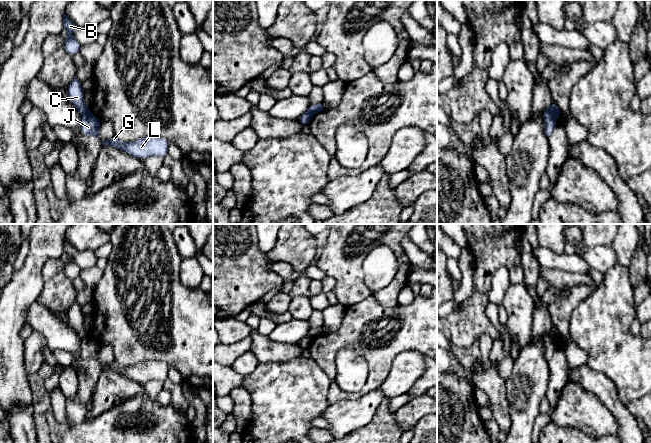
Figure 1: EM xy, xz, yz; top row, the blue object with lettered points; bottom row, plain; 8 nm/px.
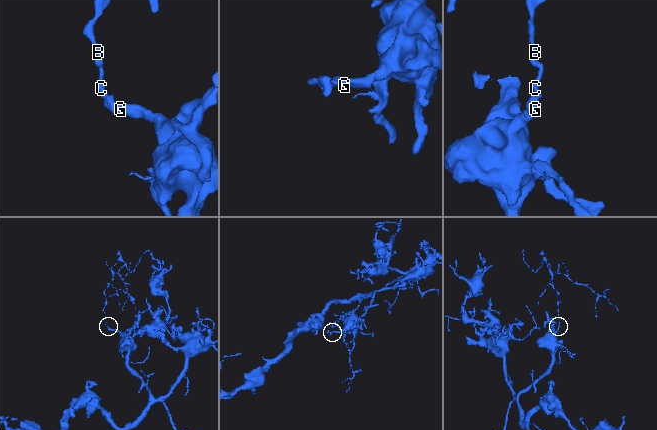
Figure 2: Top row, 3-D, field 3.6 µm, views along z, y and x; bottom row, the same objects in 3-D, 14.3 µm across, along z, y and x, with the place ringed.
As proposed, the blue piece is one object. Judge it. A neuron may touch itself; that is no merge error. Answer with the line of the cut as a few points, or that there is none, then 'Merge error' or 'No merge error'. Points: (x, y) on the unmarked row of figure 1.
Split along yz (546, 334), (556, 342). Merge error

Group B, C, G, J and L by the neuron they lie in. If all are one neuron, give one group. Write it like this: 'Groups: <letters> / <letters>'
Groups: B C / G J L

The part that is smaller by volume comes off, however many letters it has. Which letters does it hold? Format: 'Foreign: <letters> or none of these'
Foreign: B, C

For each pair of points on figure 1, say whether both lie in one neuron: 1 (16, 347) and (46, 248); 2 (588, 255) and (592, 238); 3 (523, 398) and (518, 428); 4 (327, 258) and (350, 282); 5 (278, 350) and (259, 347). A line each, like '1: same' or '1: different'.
1: same
2: different
3: same
4: same
5: same

